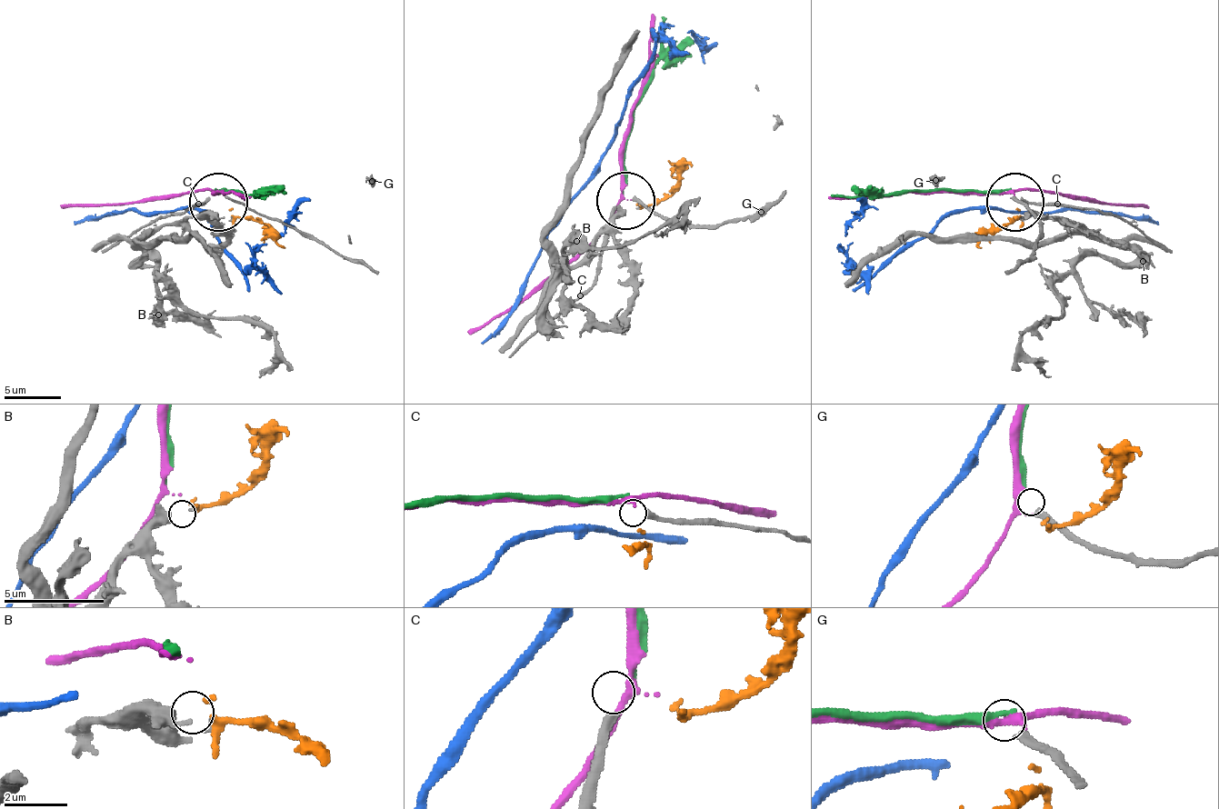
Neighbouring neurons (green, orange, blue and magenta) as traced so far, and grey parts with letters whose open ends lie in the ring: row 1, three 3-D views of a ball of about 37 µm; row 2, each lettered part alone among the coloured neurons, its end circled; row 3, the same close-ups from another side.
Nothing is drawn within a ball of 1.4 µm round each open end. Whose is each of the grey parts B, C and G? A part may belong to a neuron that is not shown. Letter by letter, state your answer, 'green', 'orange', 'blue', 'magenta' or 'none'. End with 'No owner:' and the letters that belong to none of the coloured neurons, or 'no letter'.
B: orange
C: none
G: magenta
No owner: C

